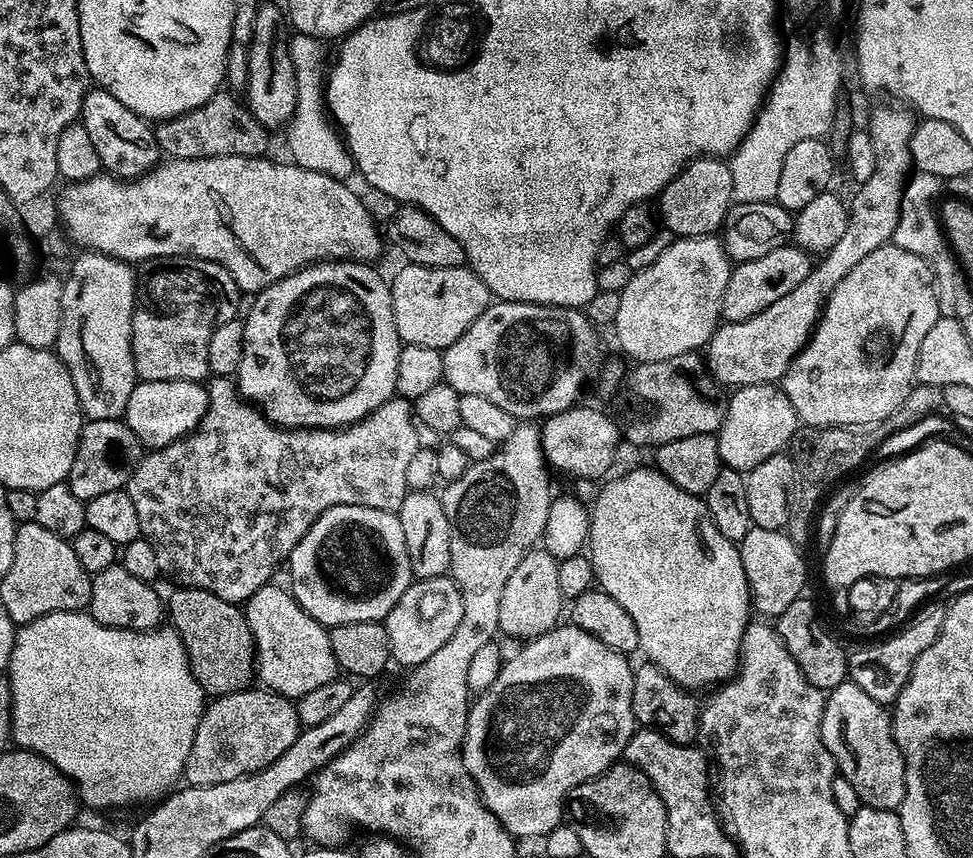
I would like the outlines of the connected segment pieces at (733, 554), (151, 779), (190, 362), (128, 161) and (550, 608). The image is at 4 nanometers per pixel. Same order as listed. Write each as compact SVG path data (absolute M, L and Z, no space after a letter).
M655 466L632 468L621 476L615 476L607 481L609 484L597 494L596 501L590 504L586 555L592 561L592 569L596 575L595 583L599 591L610 594L610 598L614 598L614 602L618 602L618 606L622 606L622 610L626 610L626 614L634 618L634 626L638 626L639 651L648 655L645 656L647 663L661 668L674 683L681 684L689 690L697 690L696 688L704 688L707 684L719 686L731 680L740 666L742 638L750 623L748 615L753 615L754 612L750 586L746 582L746 570L742 570L739 547L733 540L726 538L722 530L718 530L718 526L714 526L714 518L710 518L710 510L704 505L701 497L686 490L678 490L678 486L674 486L674 482L670 482L670 478L666 478L666 474L659 472Z
M87 611L46 614L34 622L17 627L6 679L8 689L12 692L11 743L17 749L33 752L49 760L61 774L75 784L83 807L85 804L88 808L124 808L127 804L144 804L147 800L156 802L173 787L171 784L176 779L179 781L183 777L186 758L190 758L190 746L194 746L194 734L198 734L198 722L204 717L206 693L198 686L190 670L182 638L172 627L161 626L151 632L131 632L125 628L102 626Z
M137 310L132 319L132 353L134 370L140 380L150 382L204 382L210 373L210 338L212 328L209 325L195 324L192 320L179 320L176 314L159 316L156 312Z
M89 87L88 93L82 98L79 123L86 126L86 134L90 134L94 150L98 150L100 167L109 176L134 180L137 176L145 176L150 169L161 163L162 153L149 121L134 114L134 110L122 106L114 94L102 87Z
M542 546L532 548L518 562L518 567L506 586L502 589L502 603L498 605L498 626L503 635L513 636L519 642L527 642L536 636L546 634L561 623L560 611L565 611L566 601L562 589L558 586L558 566L555 560Z

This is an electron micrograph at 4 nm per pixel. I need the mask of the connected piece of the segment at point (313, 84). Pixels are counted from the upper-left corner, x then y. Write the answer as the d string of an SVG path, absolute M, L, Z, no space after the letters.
M297 51L294 59L296 62L298 98L292 119L286 125L286 133L288 132L288 152L292 155L289 156L291 163L302 166L306 170L318 170L318 174L330 174L330 178L347 181L349 179L348 175L353 175L354 165L352 155L348 152L348 147L344 145L339 131L334 127L333 121L326 111L326 68L325 65L320 65L324 60L324 56L320 52Z

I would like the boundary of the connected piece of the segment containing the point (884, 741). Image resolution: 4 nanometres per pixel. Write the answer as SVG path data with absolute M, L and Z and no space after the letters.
M845 682L827 693L820 723L822 742L834 758L839 775L854 786L861 805L865 808L899 809L906 794L904 759L892 733L892 718L885 705L874 702L866 690Z

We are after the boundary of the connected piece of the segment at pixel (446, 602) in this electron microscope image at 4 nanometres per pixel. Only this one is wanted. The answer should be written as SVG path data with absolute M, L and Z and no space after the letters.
M451 575L416 580L382 620L386 638L390 638L392 660L400 663L404 670L426 662L426 658L442 650L442 646L454 638L458 622L462 622L462 594Z

